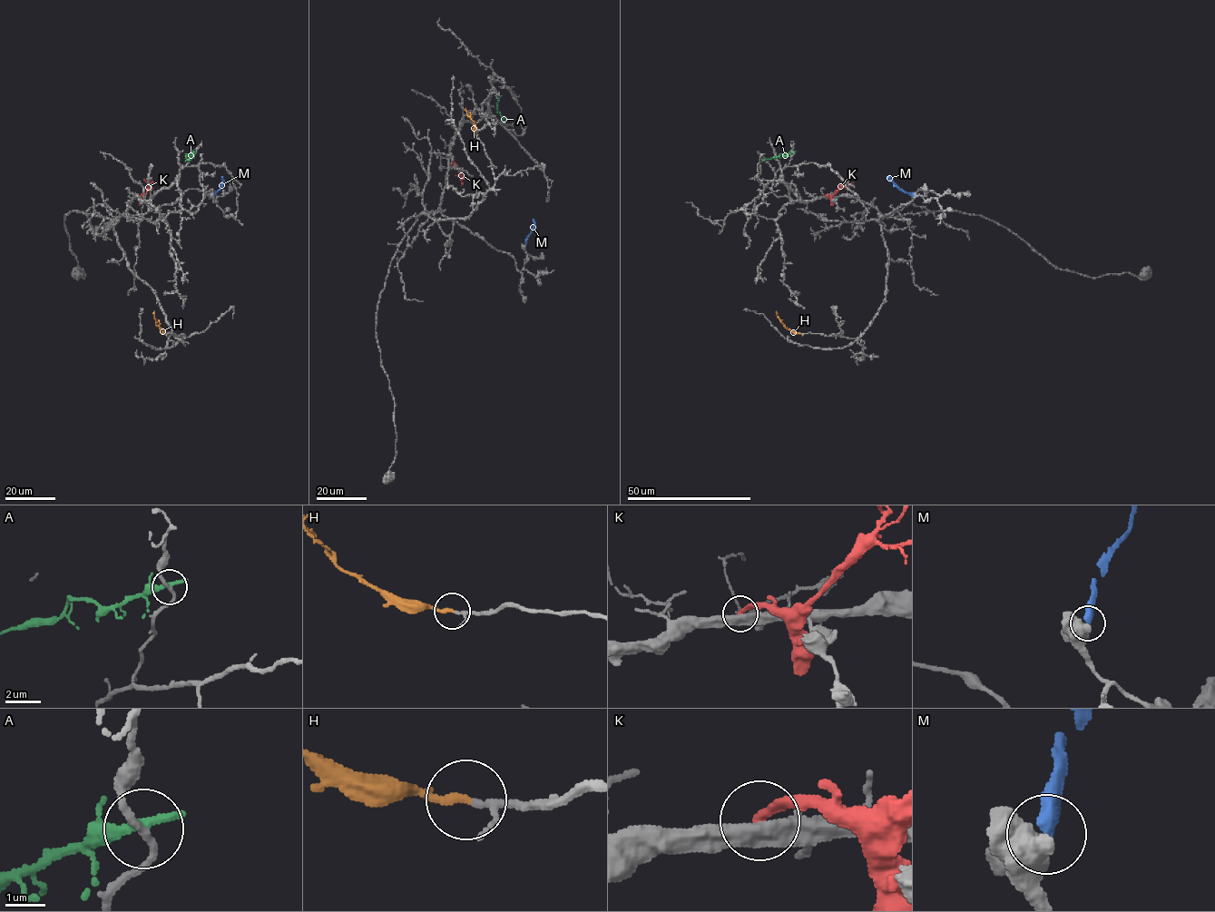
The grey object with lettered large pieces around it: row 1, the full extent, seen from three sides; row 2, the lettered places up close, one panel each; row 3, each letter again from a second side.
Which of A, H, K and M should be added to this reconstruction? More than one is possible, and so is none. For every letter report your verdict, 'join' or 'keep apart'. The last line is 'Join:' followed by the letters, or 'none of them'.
A: keep apart
H: join
K: keep apart
M: keep apart
Join: H

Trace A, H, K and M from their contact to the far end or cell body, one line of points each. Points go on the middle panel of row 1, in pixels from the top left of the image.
A: (506, 126), (497, 111), (499, 96), (496, 93)
H: (475, 133), (475, 122), (466, 115), (465, 108)
K: (449, 156), (461, 174), (461, 185)
M: (524, 245), (534, 225), (533, 219)

